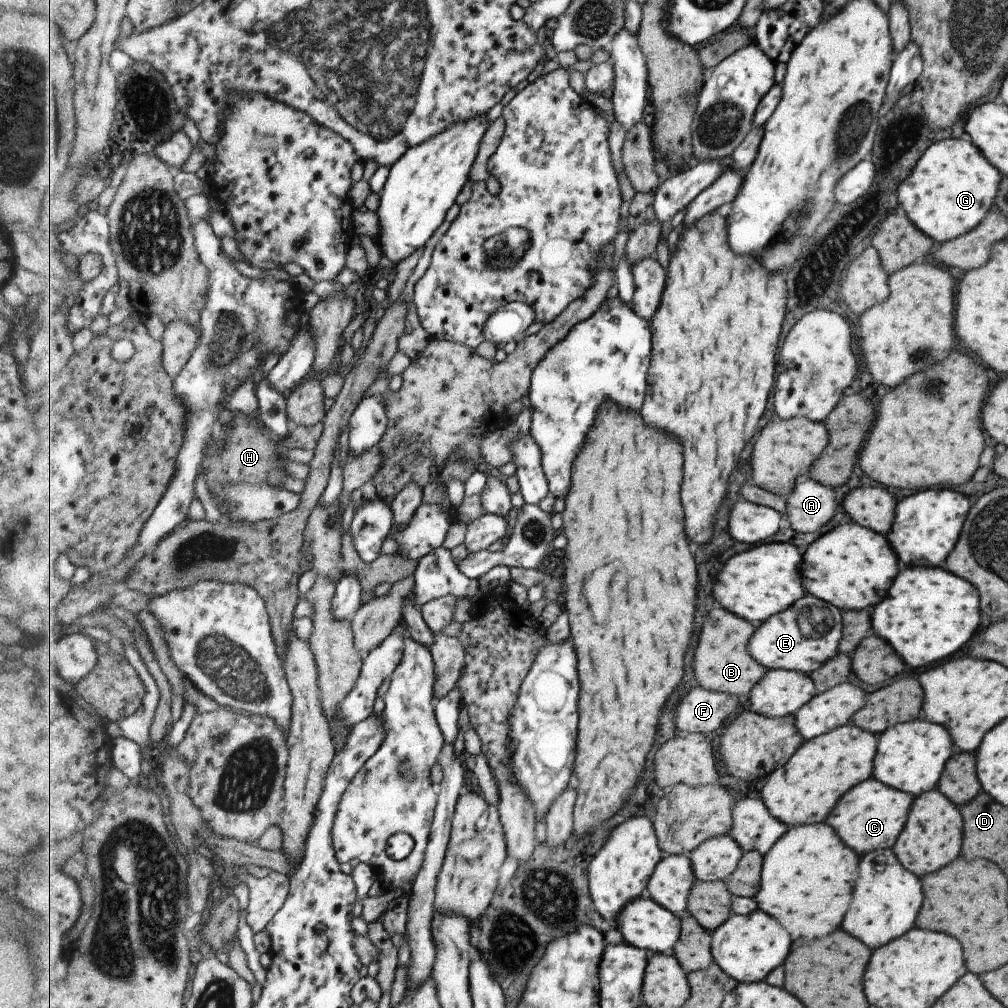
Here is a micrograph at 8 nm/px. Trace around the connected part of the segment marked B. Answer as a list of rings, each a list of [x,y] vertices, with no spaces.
[[[717,606],[703,626],[695,656],[695,678],[701,687],[733,696],[749,697],[750,692],[768,671],[749,652],[750,638],[756,632],[757,624],[737,616],[729,609]]]

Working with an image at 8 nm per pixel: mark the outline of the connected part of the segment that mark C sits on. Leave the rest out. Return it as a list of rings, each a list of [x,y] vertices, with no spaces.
[[[873,778],[851,787],[843,794],[843,804],[837,804],[829,815],[825,824],[831,824],[855,852],[878,851],[879,849],[891,849],[897,835],[902,831],[907,813],[910,811],[912,796],[881,784]]]

